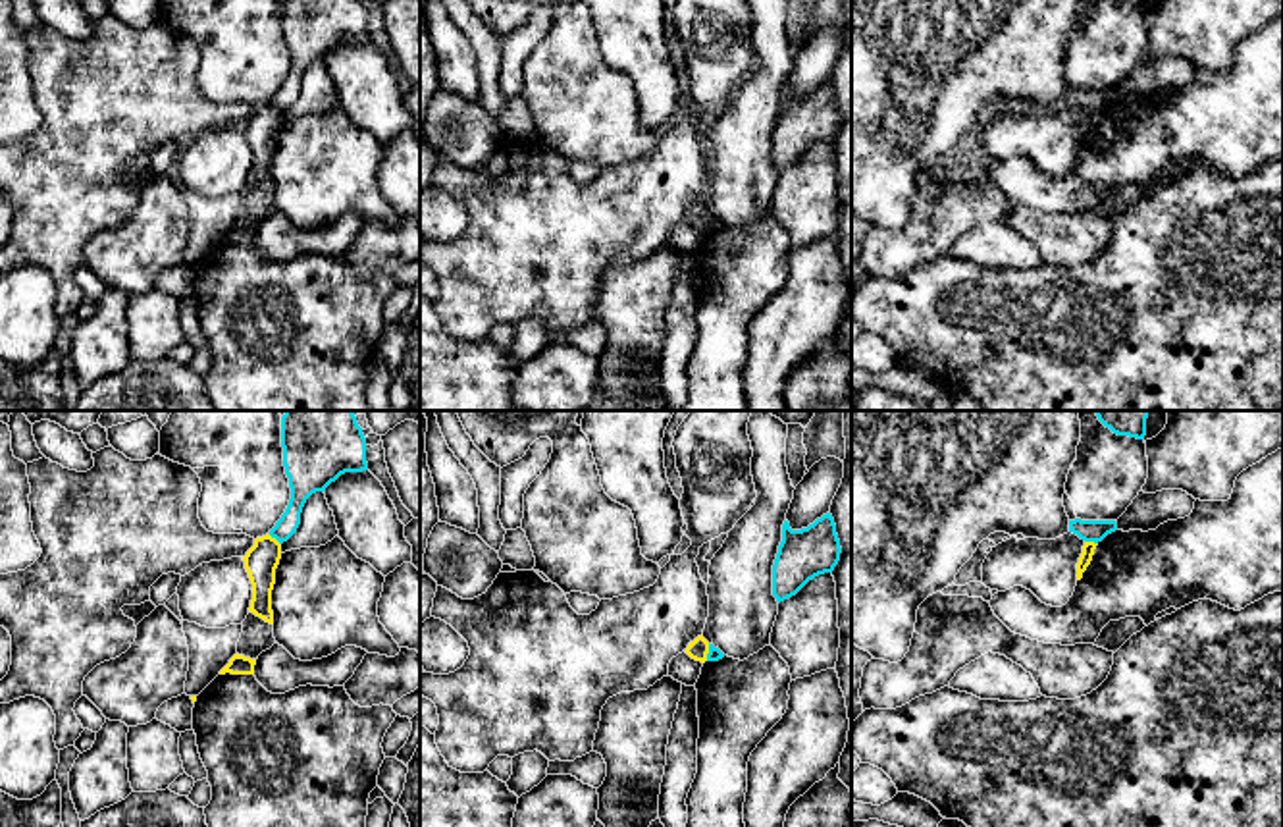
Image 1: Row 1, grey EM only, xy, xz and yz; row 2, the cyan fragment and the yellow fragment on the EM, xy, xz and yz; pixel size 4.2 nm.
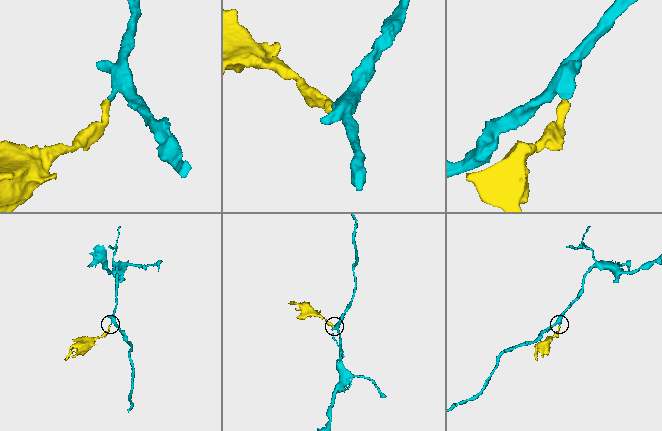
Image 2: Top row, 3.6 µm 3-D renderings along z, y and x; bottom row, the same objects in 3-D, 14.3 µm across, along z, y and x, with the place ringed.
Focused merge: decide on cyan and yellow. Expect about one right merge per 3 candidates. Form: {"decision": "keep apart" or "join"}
{"decision": "keep apart"}

